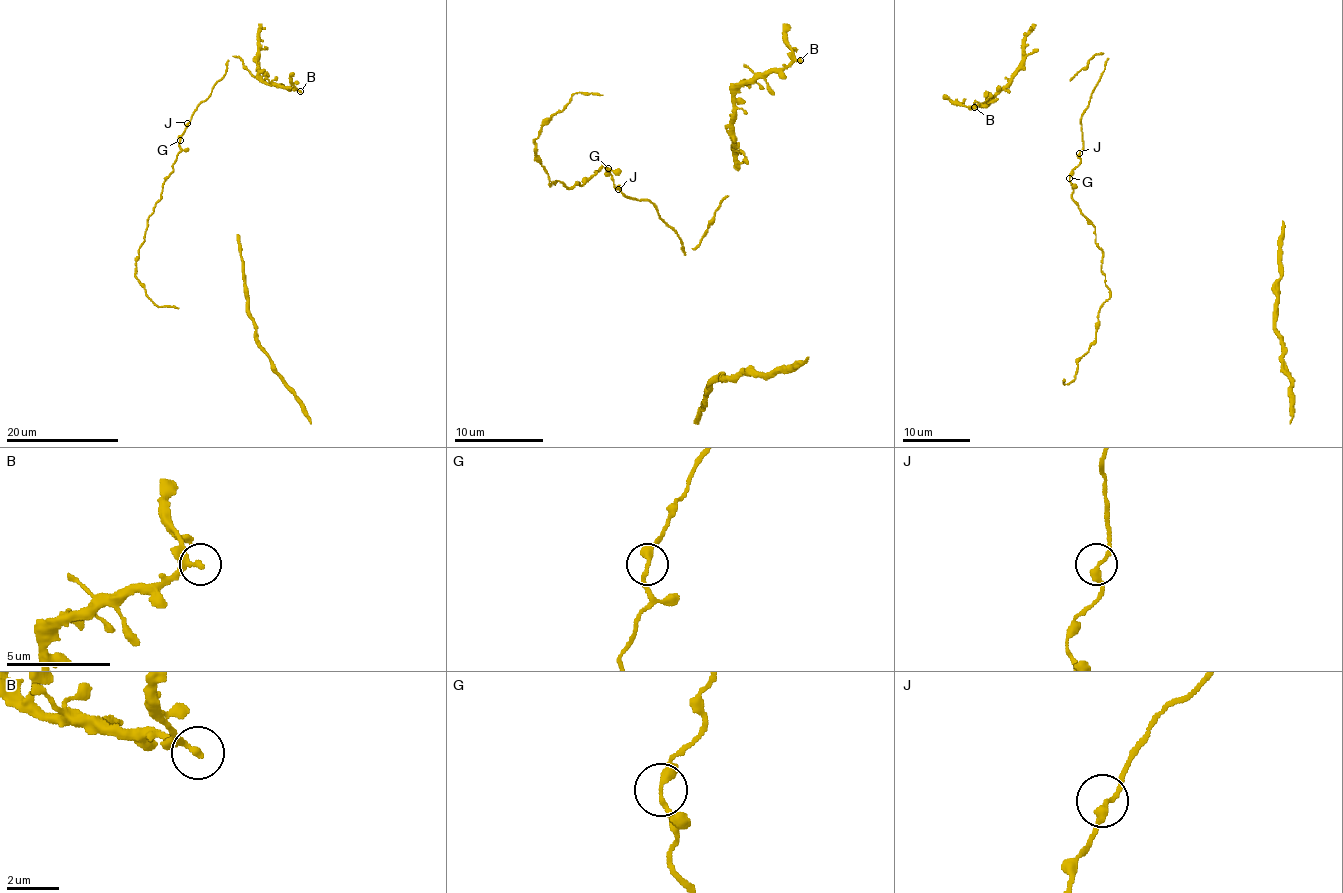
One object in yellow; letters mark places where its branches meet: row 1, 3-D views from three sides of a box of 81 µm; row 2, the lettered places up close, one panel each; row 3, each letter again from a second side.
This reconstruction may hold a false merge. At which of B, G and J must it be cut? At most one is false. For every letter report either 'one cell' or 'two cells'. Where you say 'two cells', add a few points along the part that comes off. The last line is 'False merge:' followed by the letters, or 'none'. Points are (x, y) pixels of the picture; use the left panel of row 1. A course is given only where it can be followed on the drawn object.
B: one cell
G: one cell
J: one cell
False merge: none

